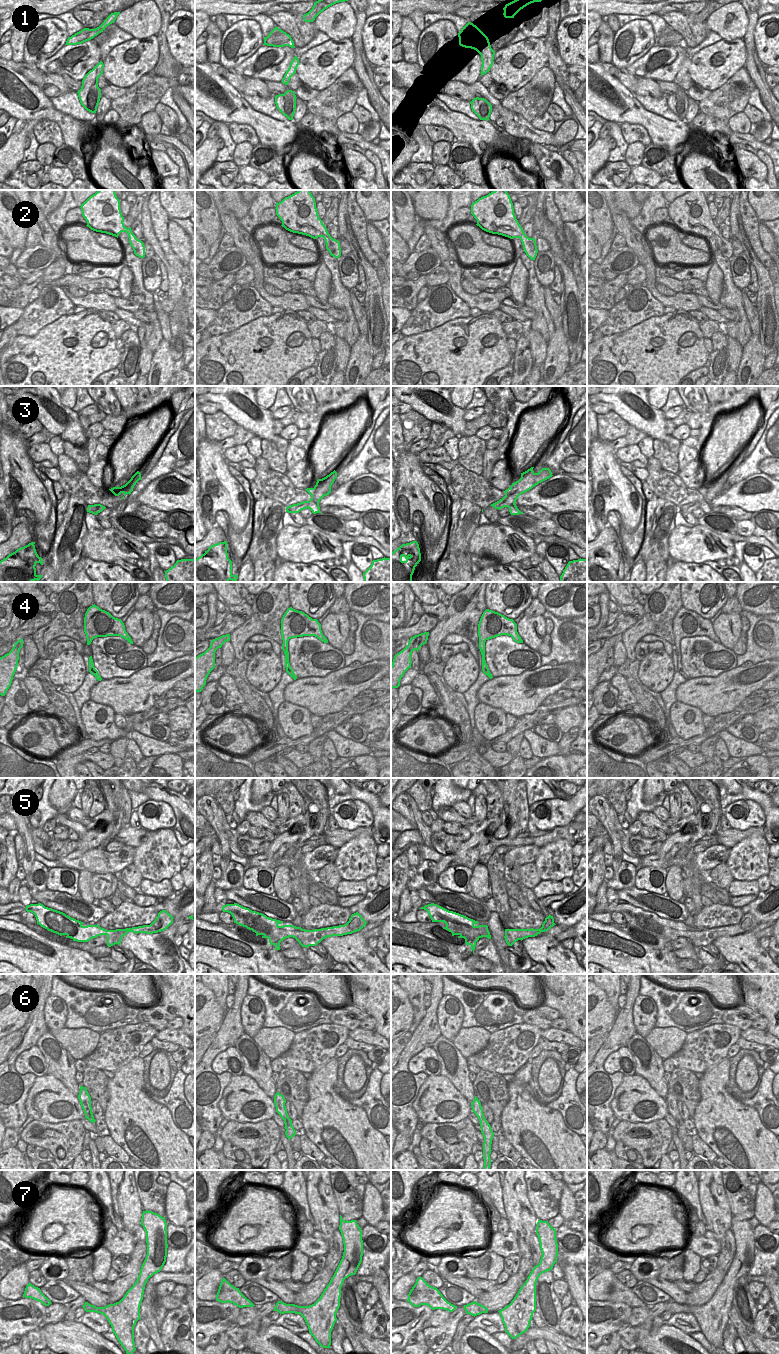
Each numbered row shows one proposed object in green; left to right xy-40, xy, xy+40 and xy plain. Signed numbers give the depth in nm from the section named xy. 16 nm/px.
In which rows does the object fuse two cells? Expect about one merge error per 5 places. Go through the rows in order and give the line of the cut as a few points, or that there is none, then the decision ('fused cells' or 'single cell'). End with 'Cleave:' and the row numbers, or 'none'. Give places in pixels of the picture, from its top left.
1: cut none; single cell
2: cut none; single cell
3: cut xy (318, 504), (311, 501), (307, 507); fused cells
4: cut none; single cell
5: cut none; single cell
6: cut none; single cell
7: cut xy-40 (121, 1299), (128, 1311), (115, 1315), (109, 1323); fused cells
Cleave: 3, 7

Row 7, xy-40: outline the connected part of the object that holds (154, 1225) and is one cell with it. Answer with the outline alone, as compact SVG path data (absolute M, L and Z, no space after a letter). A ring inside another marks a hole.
M143 1211L141 1225L146 1232L148 1246L146 1258L141 1266L139 1276L133 1286L121 1299L128 1305L129 1312L113 1316L109 1323L112 1332L127 1354L136 1350L134 1343L134 1327L140 1318L140 1306L143 1300L145 1285L150 1277L161 1271L167 1257L167 1223L165 1217L152 1211Z

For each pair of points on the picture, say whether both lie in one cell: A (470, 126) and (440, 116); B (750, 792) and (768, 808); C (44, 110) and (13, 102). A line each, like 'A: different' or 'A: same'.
A: same
B: same
C: same

